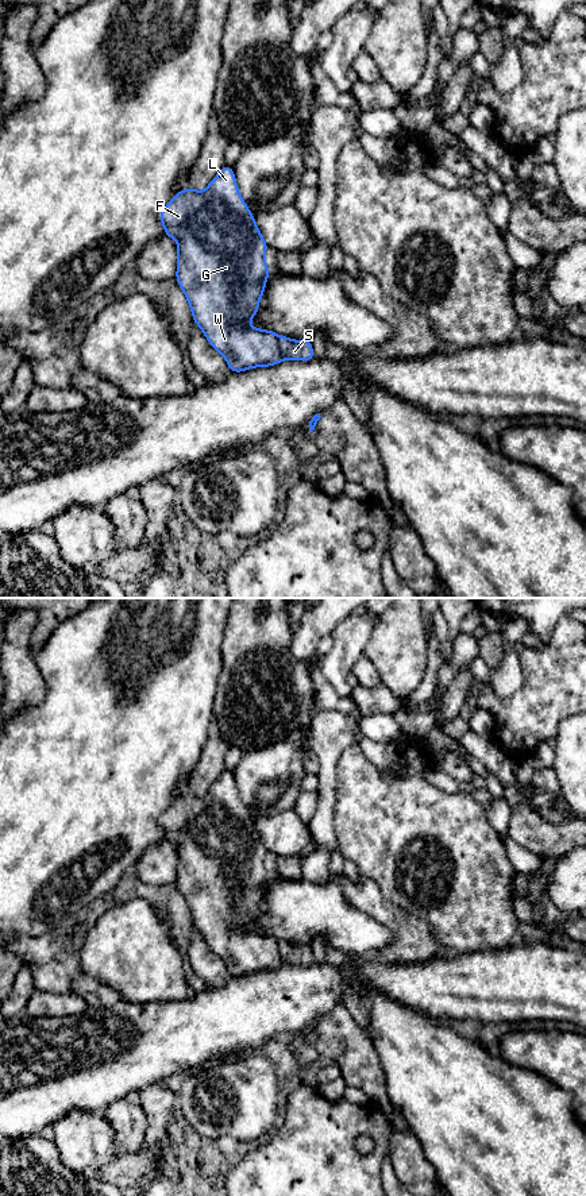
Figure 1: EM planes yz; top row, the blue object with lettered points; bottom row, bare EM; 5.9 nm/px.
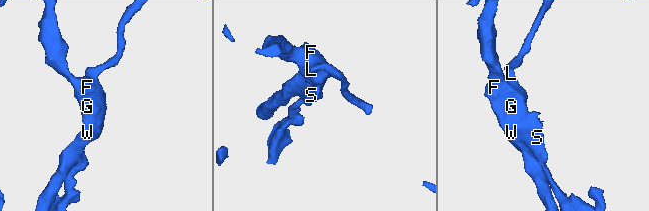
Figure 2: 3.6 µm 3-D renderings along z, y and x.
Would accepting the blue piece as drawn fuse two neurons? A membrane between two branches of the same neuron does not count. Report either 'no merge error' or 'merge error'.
merge error

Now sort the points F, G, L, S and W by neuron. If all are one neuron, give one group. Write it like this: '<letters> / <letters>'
F G L W / S

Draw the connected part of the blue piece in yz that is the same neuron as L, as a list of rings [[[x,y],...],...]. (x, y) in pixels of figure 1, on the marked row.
[[[223,165],[204,192],[190,186],[178,192],[161,211],[159,220],[165,235],[178,243],[176,279],[188,298],[193,321],[225,358],[230,370],[240,373],[278,364],[282,360],[279,336],[247,324],[258,312],[270,273],[263,258],[269,246],[239,193],[234,169]]]

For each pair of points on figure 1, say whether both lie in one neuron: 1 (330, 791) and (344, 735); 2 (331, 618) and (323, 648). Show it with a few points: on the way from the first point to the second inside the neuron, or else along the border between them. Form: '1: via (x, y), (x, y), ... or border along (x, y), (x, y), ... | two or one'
1: via (327, 778), (327, 755), (331, 748) | one
2: border along (330, 633), (319, 641), (316, 649) | two

